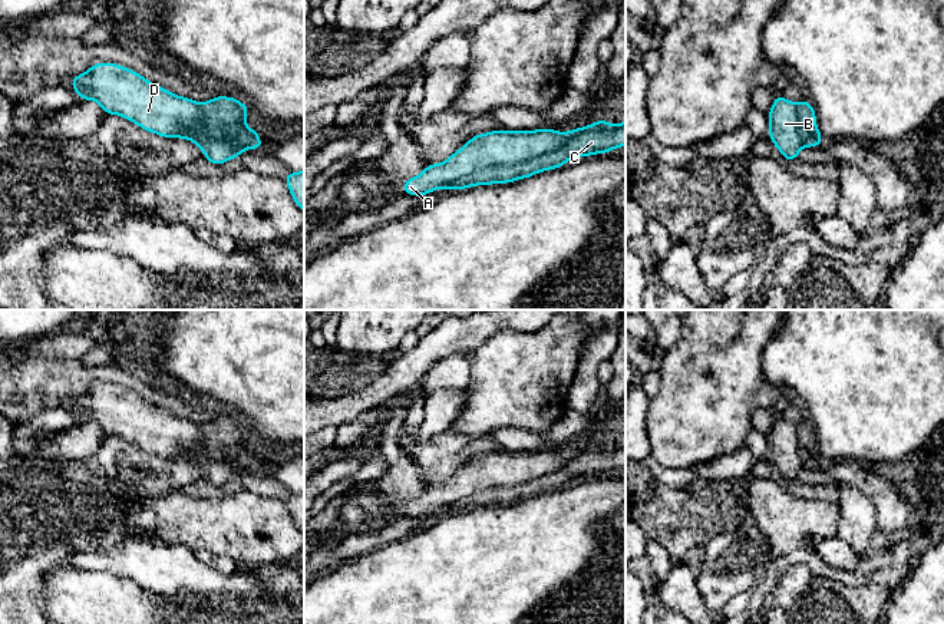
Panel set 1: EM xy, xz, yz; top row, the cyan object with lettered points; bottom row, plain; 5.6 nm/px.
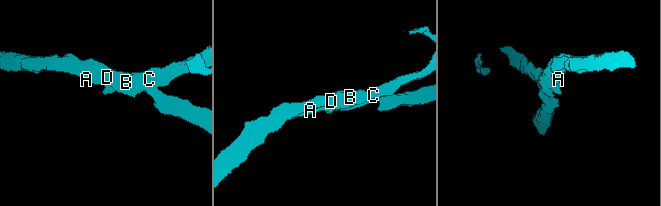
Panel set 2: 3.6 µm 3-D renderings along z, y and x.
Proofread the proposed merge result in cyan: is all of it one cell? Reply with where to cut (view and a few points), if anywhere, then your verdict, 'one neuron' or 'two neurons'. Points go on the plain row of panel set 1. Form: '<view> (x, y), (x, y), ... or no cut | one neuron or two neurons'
xz (570, 454), (555, 471), (511, 487), (479, 489), (442, 508) | two neurons

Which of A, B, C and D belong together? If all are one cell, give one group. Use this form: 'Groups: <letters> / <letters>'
Groups: A B D / C

